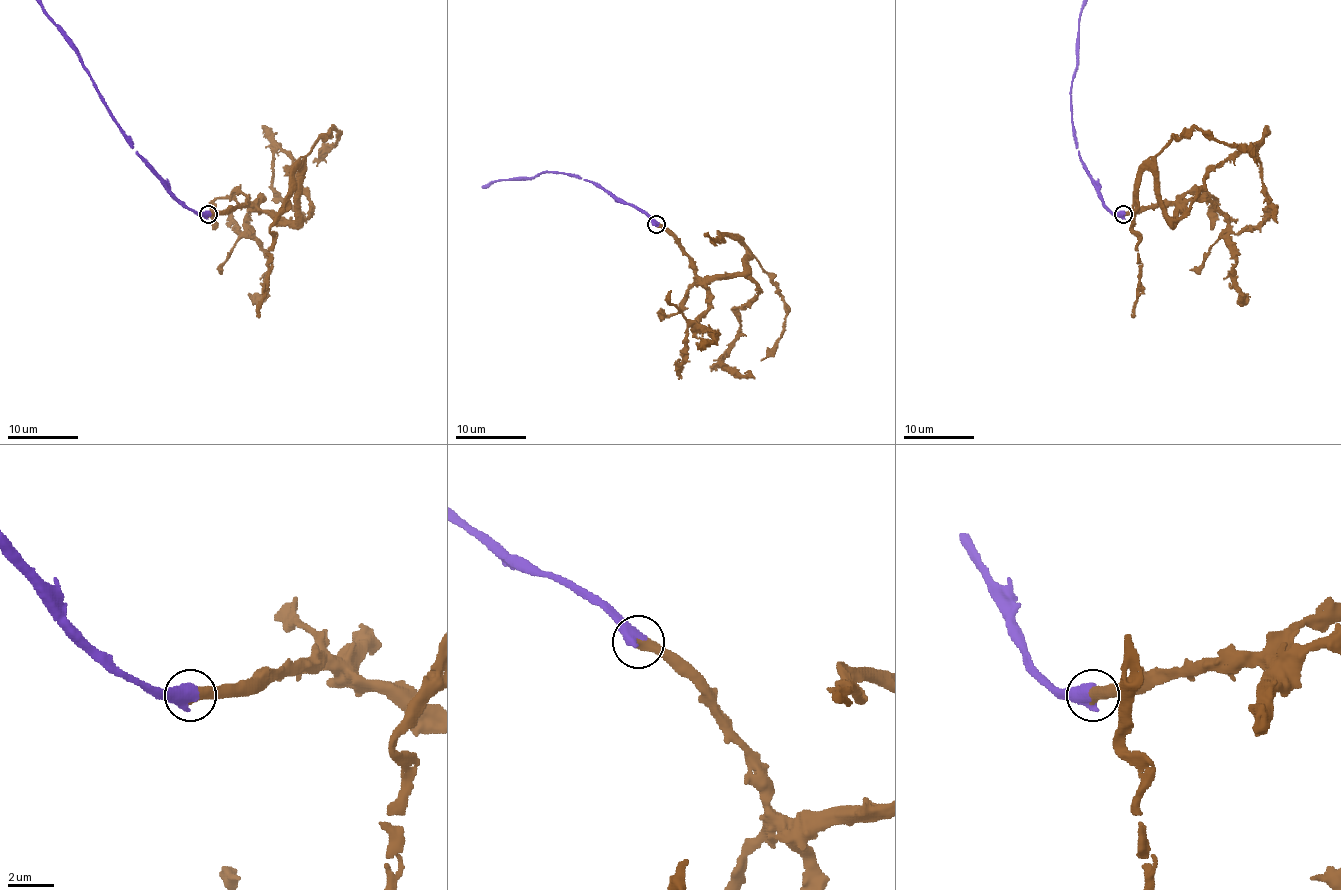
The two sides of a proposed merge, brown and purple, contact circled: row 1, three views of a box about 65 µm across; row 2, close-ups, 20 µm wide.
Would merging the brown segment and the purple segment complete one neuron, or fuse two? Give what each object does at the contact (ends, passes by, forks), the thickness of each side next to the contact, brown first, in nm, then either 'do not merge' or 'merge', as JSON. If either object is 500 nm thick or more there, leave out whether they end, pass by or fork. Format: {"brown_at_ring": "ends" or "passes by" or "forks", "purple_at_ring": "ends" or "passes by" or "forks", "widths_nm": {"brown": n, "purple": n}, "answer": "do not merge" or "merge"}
{"widths_nm": {"brown": 440, "purple": 700}, "answer": "merge"}

